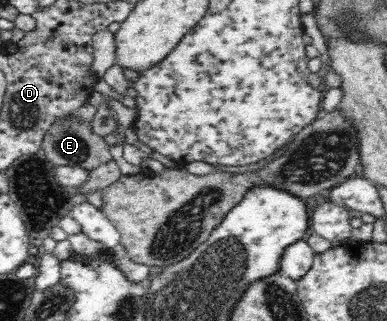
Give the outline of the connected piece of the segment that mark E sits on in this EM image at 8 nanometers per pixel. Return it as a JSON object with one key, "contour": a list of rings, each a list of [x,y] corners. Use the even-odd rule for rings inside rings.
{"contour":[[[74,112],[59,116],[51,124],[51,128],[43,136],[41,146],[47,160],[56,166],[77,166],[92,171],[112,159],[111,146],[105,142],[105,138],[91,130],[91,123],[79,122]]]}

